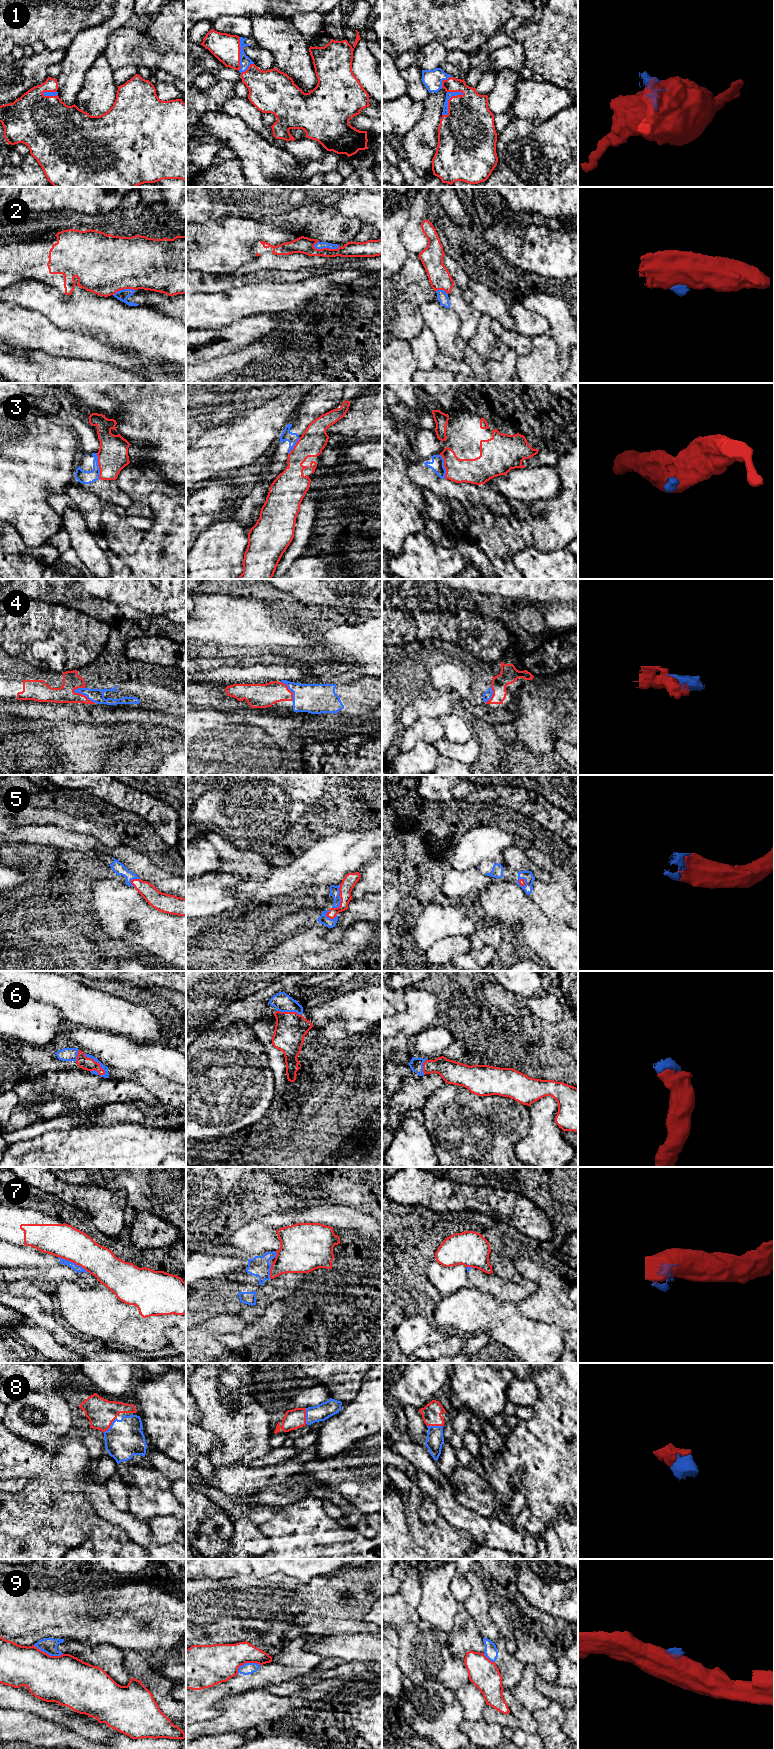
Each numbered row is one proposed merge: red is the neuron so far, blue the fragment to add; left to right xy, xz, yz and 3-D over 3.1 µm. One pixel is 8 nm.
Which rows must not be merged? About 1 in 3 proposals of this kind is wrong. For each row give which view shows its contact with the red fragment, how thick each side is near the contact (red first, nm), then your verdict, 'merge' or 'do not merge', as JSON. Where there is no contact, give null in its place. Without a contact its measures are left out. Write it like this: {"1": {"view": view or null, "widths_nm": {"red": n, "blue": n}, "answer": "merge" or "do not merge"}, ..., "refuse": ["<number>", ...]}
{"1": {"view": "yz", "widths_nm": {"red": 400, "blue": 50}, "answer": "merge"}, "2": {"view": "xz", "widths_nm": {"red": 140, "blue": 60}, "answer": "do not merge"}, "3": {"view": "xy", "widths_nm": {"red": 240, "blue": 110}, "answer": "do not merge"}, "4": {"view": "xy", "widths_nm": {"red": 140, "blue": 110}, "answer": "merge"}, "5": {"view": "xz", "widths_nm": {"red": 110, "blue": 80}, "answer": "merge"}, "6": {"view": "xy", "widths_nm": {"red": 100, "blue": 50}, "answer": "merge"}, "7": {"view": "xy", "widths_nm": {"red": 280, "blue": 60}, "answer": "do not merge"}, "8": {"view": "xy", "widths_nm": {"red": 220, "blue": 300}, "answer": "merge"}, "9": {"view": "xy", "widths_nm": {"red": 400, "blue": 130}, "answer": "do not merge"}, "refuse": ["2", "3", "7", "9"]}

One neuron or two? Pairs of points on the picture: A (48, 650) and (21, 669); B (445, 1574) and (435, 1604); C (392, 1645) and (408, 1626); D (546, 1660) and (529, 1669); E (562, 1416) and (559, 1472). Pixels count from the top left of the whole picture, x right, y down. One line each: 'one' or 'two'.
A: two
B: one
C: two
D: two
E: one

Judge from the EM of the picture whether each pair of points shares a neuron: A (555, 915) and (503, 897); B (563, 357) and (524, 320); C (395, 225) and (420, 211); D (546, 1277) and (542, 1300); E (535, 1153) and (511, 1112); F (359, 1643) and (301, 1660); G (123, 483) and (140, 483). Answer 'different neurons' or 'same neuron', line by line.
A: different neurons
B: different neurons
C: different neurons
D: different neurons
E: different neurons
F: different neurons
G: same neuron

